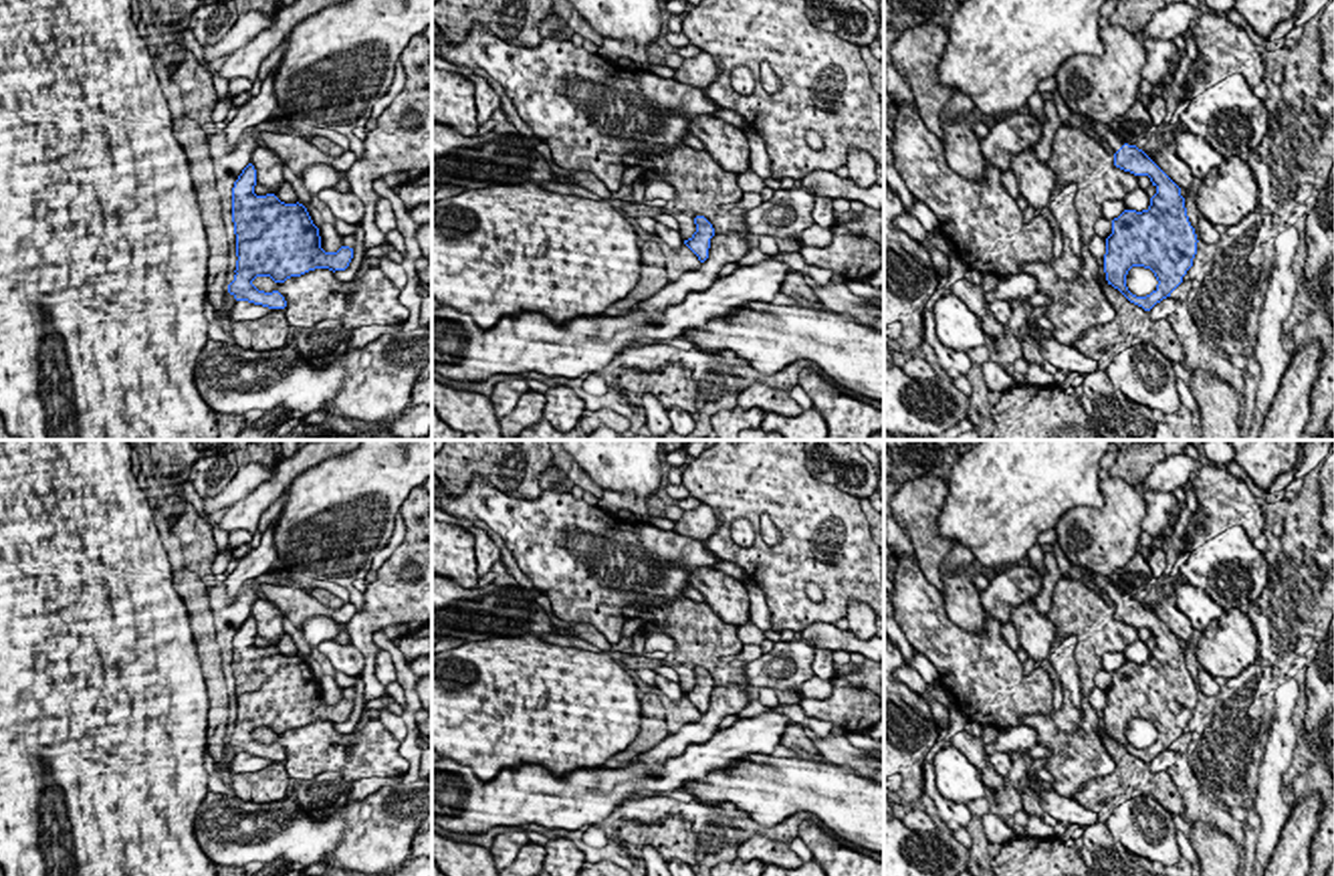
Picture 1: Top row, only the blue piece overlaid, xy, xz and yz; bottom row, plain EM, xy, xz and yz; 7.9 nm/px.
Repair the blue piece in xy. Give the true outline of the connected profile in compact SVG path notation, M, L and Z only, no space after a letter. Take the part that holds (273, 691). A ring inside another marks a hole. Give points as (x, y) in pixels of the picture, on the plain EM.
M248 616L232 640L232 674L236 686L236 727L228 745L236 753L248 753L268 761L285 761L279 743L258 743L252 733L270 729L285 735L315 721L345 723L353 700L337 704L321 700L319 680L303 656L285 656L274 646L256 648L256 622Z

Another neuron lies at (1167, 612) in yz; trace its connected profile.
M1166 599L1156 606L1146 606L1181 642L1193 642L1193 626L1187 616Z

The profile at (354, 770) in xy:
M315 721L301 729L291 729L285 735L274 735L270 729L256 729L252 737L258 743L279 743L285 753L287 773L295 781L311 781L319 773L339 771L345 781L357 781L365 777L406 777L410 763L400 755L398 741L379 721L367 721L361 731L341 735L329 721Z

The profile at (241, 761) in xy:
M236 753L232 757L232 761L228 763L226 771L230 775L250 773L250 771L260 771L260 769L264 769L270 763L274 763L274 761L268 761L268 759L262 759L262 757L254 757L254 755L248 755L248 753Z

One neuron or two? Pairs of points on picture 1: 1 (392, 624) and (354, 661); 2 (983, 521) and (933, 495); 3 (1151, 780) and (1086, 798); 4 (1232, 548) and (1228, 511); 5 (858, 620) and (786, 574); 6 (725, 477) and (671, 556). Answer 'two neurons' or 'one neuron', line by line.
1: two neurons
2: two neurons
3: one neuron
4: two neurons
5: two neurons
6: two neurons

